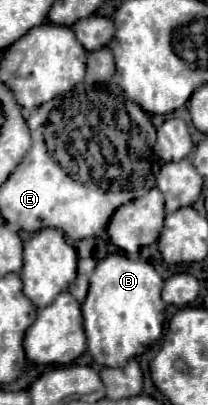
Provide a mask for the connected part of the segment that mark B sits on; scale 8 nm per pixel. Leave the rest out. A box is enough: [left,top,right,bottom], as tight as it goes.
[82,254,166,368]

